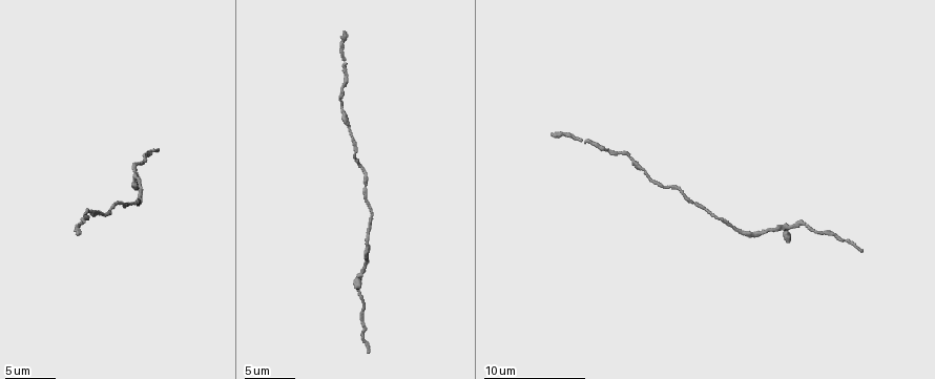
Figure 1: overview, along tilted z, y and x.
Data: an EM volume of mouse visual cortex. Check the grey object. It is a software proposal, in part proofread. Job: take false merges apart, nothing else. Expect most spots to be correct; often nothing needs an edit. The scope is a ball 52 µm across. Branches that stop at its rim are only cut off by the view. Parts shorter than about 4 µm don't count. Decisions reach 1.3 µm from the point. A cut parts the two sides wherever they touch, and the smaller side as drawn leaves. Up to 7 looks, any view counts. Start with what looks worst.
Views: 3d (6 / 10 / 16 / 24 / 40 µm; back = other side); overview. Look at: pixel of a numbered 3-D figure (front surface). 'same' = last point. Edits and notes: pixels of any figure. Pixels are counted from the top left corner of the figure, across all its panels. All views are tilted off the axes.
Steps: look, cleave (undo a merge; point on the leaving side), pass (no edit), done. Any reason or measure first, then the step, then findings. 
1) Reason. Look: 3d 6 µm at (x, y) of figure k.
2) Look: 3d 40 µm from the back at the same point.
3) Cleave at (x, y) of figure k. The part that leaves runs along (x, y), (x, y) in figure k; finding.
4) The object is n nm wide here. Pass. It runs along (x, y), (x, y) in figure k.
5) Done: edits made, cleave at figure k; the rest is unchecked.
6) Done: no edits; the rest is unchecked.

Sudden change in width. Look: 3d 16 µm at (802, 224) of figure 1.

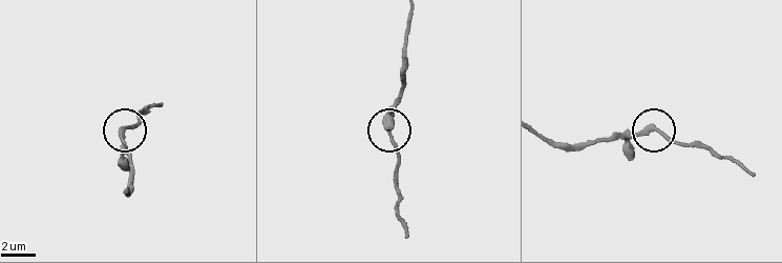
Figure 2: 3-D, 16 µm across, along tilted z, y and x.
Look: 3d 6 µm at (654, 129) of figure 2.

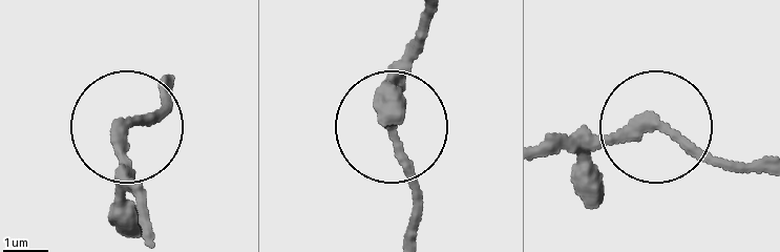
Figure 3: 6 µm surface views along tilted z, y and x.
The object is 230 nm wide here. Pass. It runs along (543, 154), (670, 127), (723, 162), (753, 164) in figure 3; all the same neuron.

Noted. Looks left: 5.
Narrows sharply. Look: 3d 6 µm at (580, 140) of figure 1.

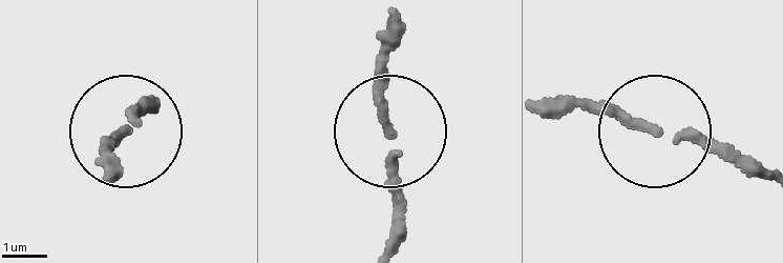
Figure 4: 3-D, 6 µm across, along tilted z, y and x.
Pass. It runs along (764, 175), (631, 119), (542, 102) in figure 4; all the same neuron.

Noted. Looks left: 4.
Sudden change in width. Look: 3d 10 µm at (342, 108) of figure 1.

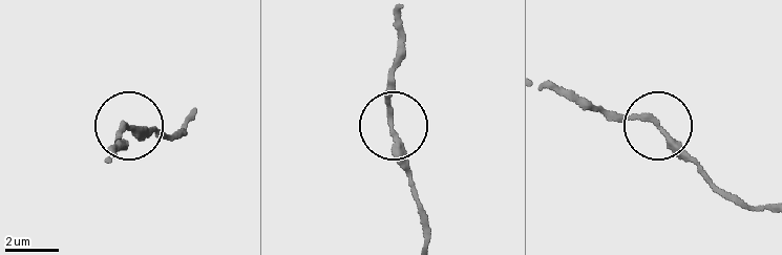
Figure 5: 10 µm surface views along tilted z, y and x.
The object is 210 nm wide here. Pass. All the same neuron.

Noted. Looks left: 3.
Done: no edits; the rest is unchecked.

